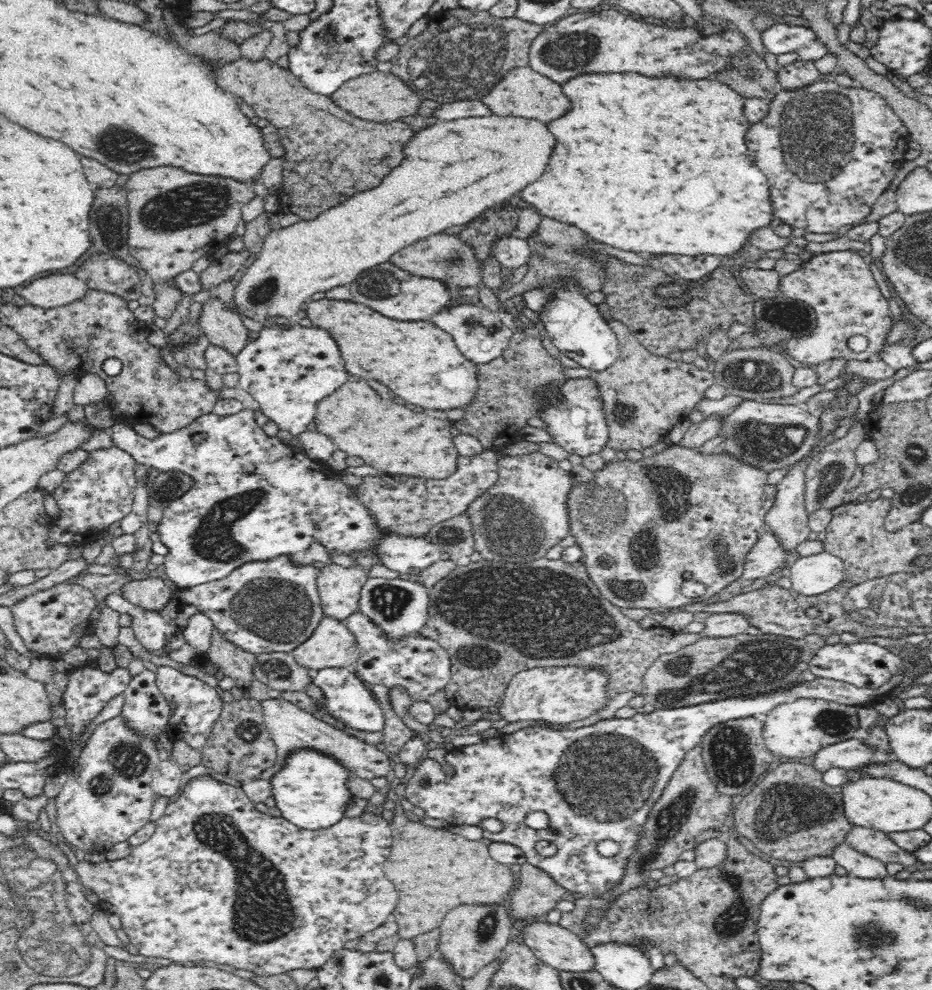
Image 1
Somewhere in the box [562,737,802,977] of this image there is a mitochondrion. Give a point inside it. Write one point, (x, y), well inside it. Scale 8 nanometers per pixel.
(671, 817)

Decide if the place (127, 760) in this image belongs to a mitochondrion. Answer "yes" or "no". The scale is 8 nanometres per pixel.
yes

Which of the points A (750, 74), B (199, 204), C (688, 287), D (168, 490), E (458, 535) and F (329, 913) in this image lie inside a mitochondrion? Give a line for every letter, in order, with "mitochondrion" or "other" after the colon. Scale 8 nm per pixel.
A: mitochondrion
B: mitochondrion
C: other
D: mitochondrion
E: mitochondrion
F: other

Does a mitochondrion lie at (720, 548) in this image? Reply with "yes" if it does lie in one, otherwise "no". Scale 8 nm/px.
yes

